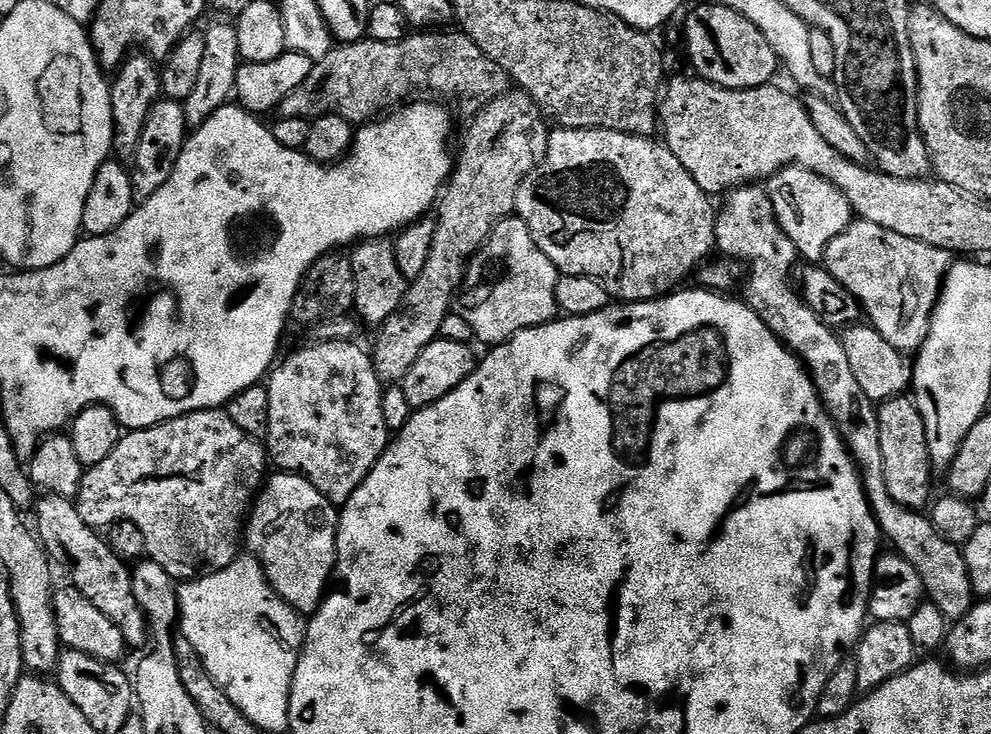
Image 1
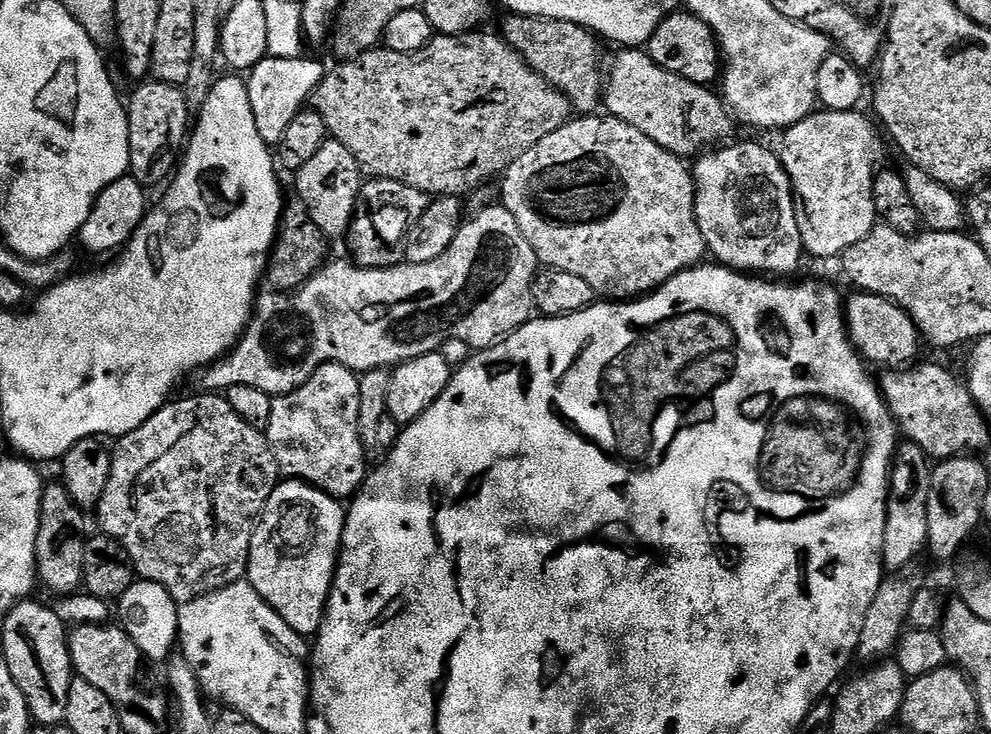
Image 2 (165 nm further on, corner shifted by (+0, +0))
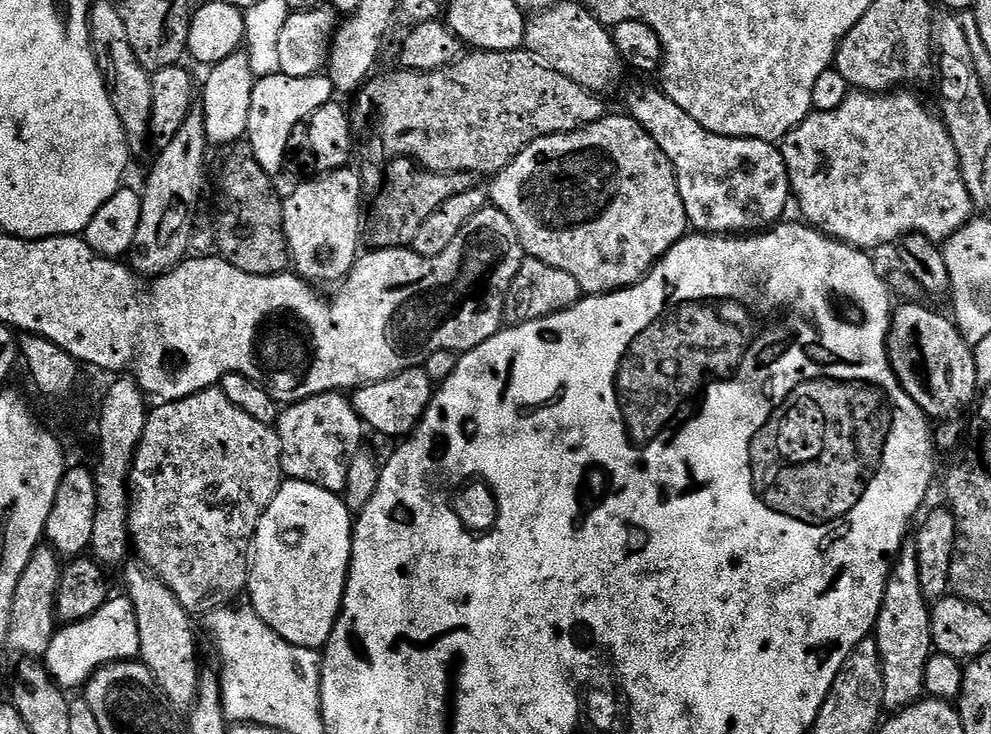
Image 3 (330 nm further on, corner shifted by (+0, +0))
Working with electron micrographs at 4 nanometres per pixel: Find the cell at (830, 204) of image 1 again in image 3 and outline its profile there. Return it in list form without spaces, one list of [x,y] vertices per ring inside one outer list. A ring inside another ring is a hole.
[[[893,90],[883,94],[853,91],[842,102],[842,106],[838,106],[834,110],[813,111],[782,141],[790,192],[794,197],[795,207],[797,204],[801,214],[805,216],[801,217],[816,231],[823,232],[825,236],[830,236],[833,240],[840,240],[844,244],[850,245],[851,248],[873,250],[872,248],[880,248],[883,244],[892,246],[897,240],[911,232],[921,232],[923,236],[934,242],[943,242],[949,240],[959,228],[973,219],[972,199],[970,194],[966,194],[966,182],[962,182],[958,154],[954,150],[954,142],[946,130],[943,119],[933,109],[932,113],[914,93],[904,91],[908,90]]]

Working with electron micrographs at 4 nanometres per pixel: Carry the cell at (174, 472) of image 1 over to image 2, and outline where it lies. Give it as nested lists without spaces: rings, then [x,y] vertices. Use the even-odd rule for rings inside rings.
[[[199,395],[192,396],[189,400],[173,399],[164,407],[159,408],[146,422],[142,422],[142,426],[138,426],[138,430],[128,432],[115,441],[116,448],[114,444],[111,449],[110,482],[106,482],[106,490],[102,493],[100,504],[94,510],[94,516],[100,519],[99,531],[110,539],[116,540],[124,548],[135,568],[135,575],[141,580],[158,582],[158,586],[162,586],[175,598],[177,605],[188,604],[200,596],[205,596],[208,592],[225,588],[234,582],[245,579],[252,536],[256,532],[257,523],[264,513],[264,507],[270,494],[282,480],[282,473],[276,456],[268,445],[267,435],[261,429],[242,422],[242,418],[238,418],[238,414],[234,414],[234,410],[230,410],[230,402],[223,395]]]

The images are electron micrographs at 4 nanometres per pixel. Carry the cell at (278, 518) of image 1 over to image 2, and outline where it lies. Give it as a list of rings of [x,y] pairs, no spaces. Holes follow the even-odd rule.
[[[289,479],[277,484],[270,494],[252,536],[246,579],[254,586],[254,590],[258,590],[258,594],[262,594],[262,598],[266,598],[270,606],[274,606],[274,610],[278,610],[278,614],[282,614],[286,626],[290,626],[290,630],[299,636],[315,637],[324,621],[324,609],[328,607],[332,580],[336,577],[336,561],[340,555],[345,515],[345,505],[336,497],[327,496],[311,484]]]

